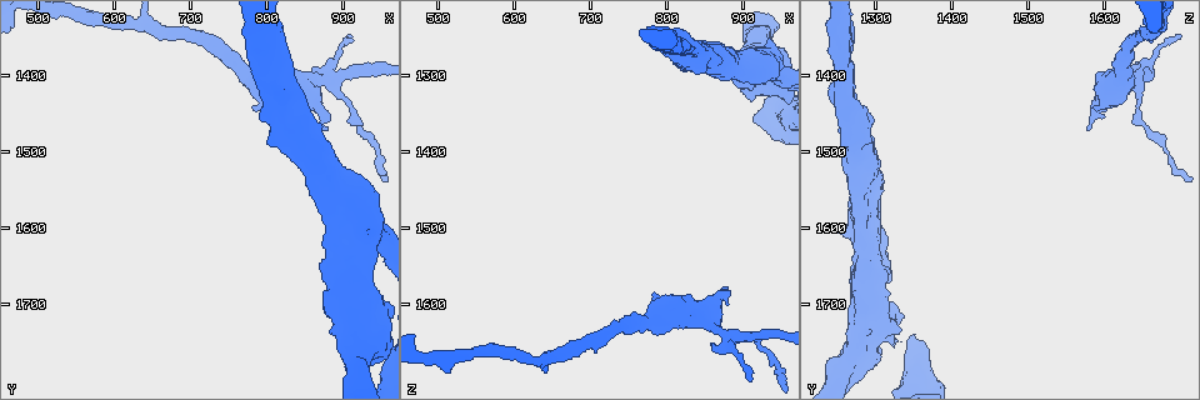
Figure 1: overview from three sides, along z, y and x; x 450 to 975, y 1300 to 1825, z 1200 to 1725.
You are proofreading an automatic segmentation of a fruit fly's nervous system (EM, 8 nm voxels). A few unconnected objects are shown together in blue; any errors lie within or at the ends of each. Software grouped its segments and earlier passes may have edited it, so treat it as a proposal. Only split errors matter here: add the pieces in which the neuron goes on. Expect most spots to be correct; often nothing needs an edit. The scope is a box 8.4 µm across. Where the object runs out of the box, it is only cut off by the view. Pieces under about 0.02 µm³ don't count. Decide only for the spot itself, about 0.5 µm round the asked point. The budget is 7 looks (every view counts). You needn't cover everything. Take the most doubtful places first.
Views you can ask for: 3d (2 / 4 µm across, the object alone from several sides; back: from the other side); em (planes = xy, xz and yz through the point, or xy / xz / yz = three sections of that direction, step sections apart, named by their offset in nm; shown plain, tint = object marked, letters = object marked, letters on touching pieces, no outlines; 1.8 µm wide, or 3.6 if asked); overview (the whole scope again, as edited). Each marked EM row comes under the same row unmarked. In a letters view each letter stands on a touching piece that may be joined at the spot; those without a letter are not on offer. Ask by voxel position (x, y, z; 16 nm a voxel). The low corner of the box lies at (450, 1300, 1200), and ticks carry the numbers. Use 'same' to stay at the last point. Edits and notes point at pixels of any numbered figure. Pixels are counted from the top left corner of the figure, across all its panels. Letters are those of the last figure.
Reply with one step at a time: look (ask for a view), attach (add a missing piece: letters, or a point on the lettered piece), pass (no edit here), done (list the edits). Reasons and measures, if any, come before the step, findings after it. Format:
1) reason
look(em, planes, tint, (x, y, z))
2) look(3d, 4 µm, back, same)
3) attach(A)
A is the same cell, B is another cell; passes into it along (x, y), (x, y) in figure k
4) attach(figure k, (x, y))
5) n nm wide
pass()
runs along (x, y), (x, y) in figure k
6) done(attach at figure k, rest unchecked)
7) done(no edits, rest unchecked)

an open end
look(em, planes, letters, (875, 1470, 1575))

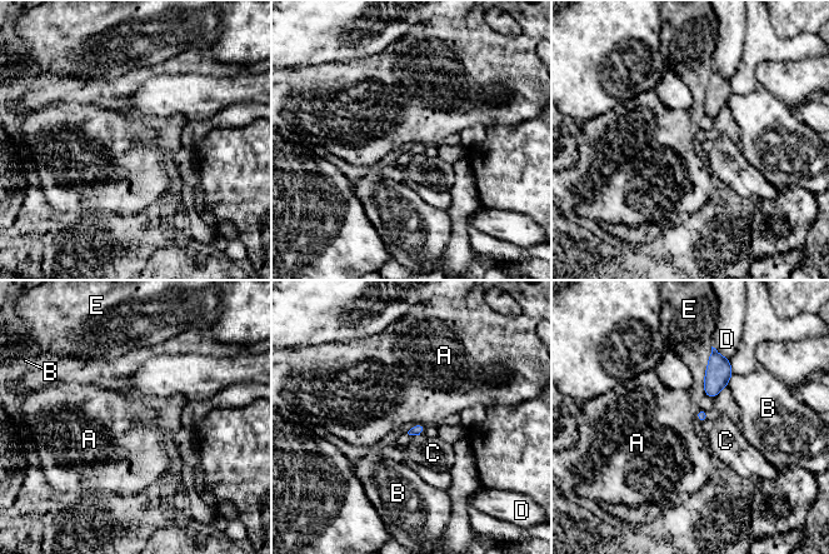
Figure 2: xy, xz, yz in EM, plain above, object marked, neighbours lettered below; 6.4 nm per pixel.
pass()
A, B, C, D and E are other cells; border along (414, 423), (425, 425) in figure 2; no lettered piece goes on from it

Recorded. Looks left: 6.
an open end
look(em, planes, tint, (860, 1395, 1665))

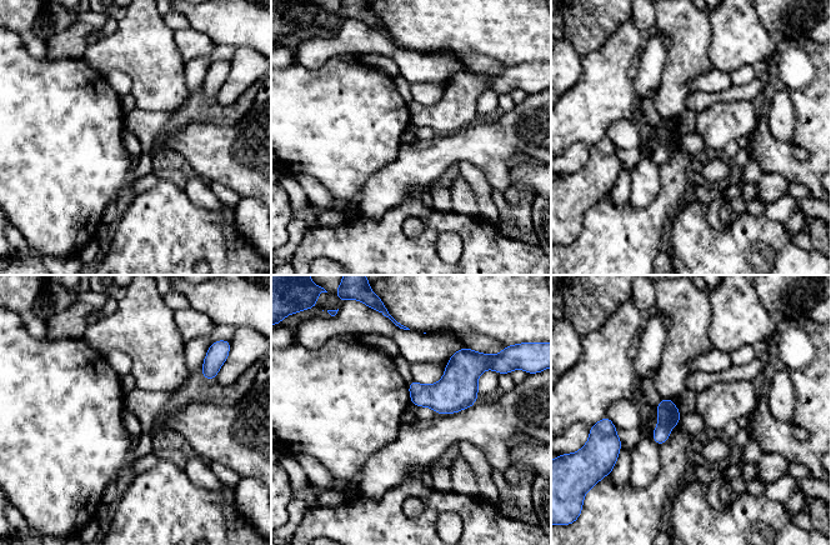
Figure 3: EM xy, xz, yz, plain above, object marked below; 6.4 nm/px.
see the neighbours
look(em, planes, letters, same)

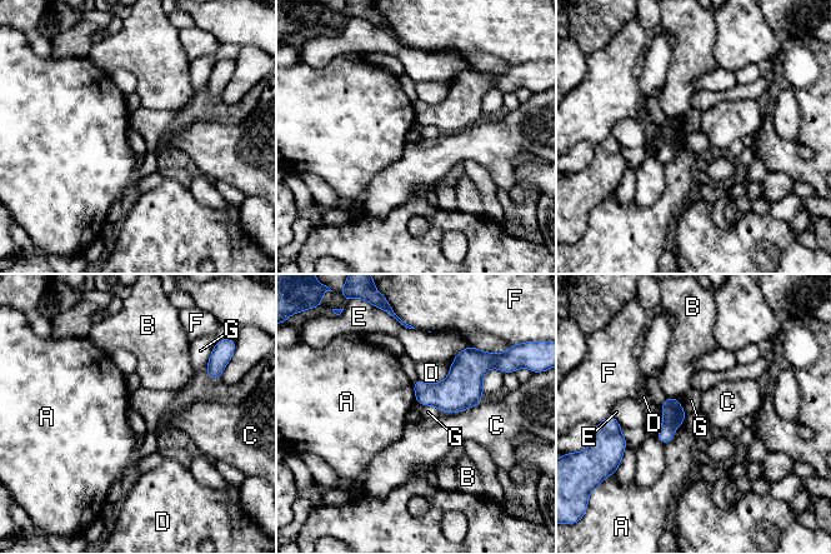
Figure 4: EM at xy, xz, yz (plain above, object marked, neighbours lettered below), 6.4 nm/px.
D touches over 240 nm
pass()
A, B, C, D, E, F and G are other cells; border along (417, 403), (435, 405), (445, 413) in figure 4; no lettered piece goes on from it

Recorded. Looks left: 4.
branch stops here
look(em, xz, step 16, tint, (875, 1595, 1275))

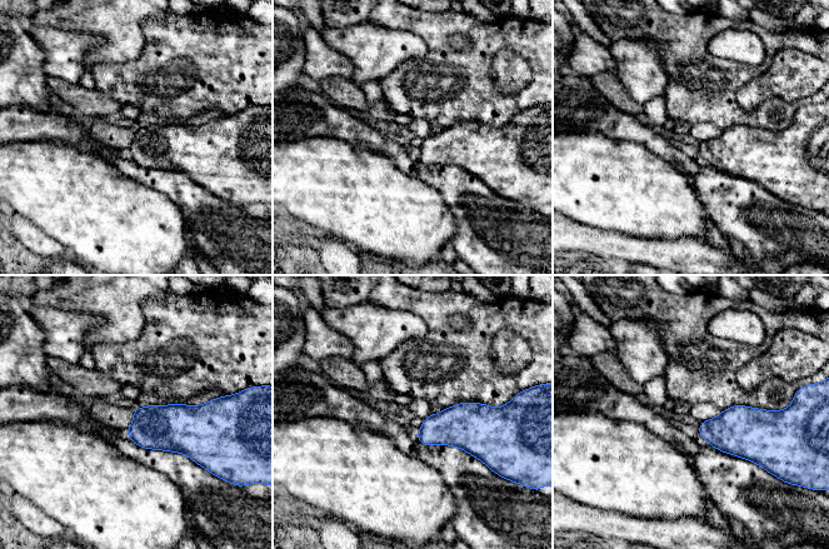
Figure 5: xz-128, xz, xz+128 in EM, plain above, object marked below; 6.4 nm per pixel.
cut it another way
look(em, xy, step 8, letters, same)

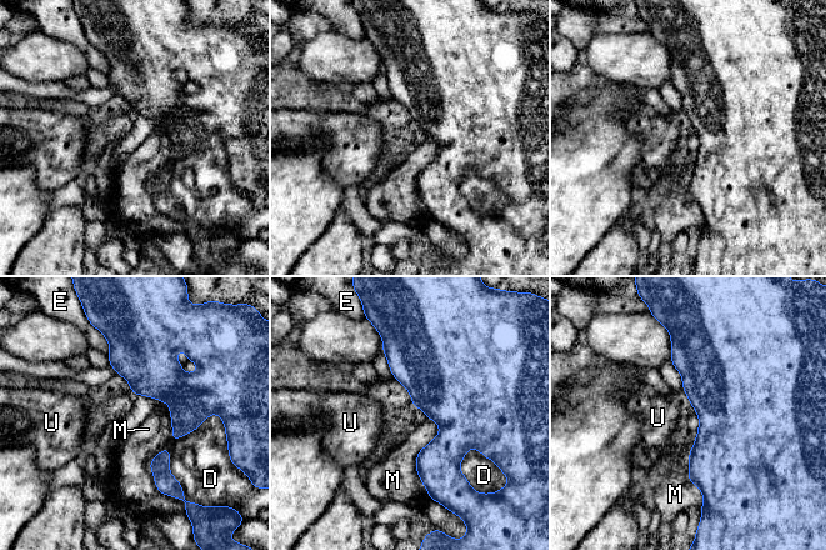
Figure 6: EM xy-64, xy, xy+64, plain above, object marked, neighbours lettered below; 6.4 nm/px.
pass()
D, E, M and U are other cells; border along (430, 418), (439, 433), (415, 471) in figure 6; none of them fits

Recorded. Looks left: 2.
done(no edits, rest unchecked)

